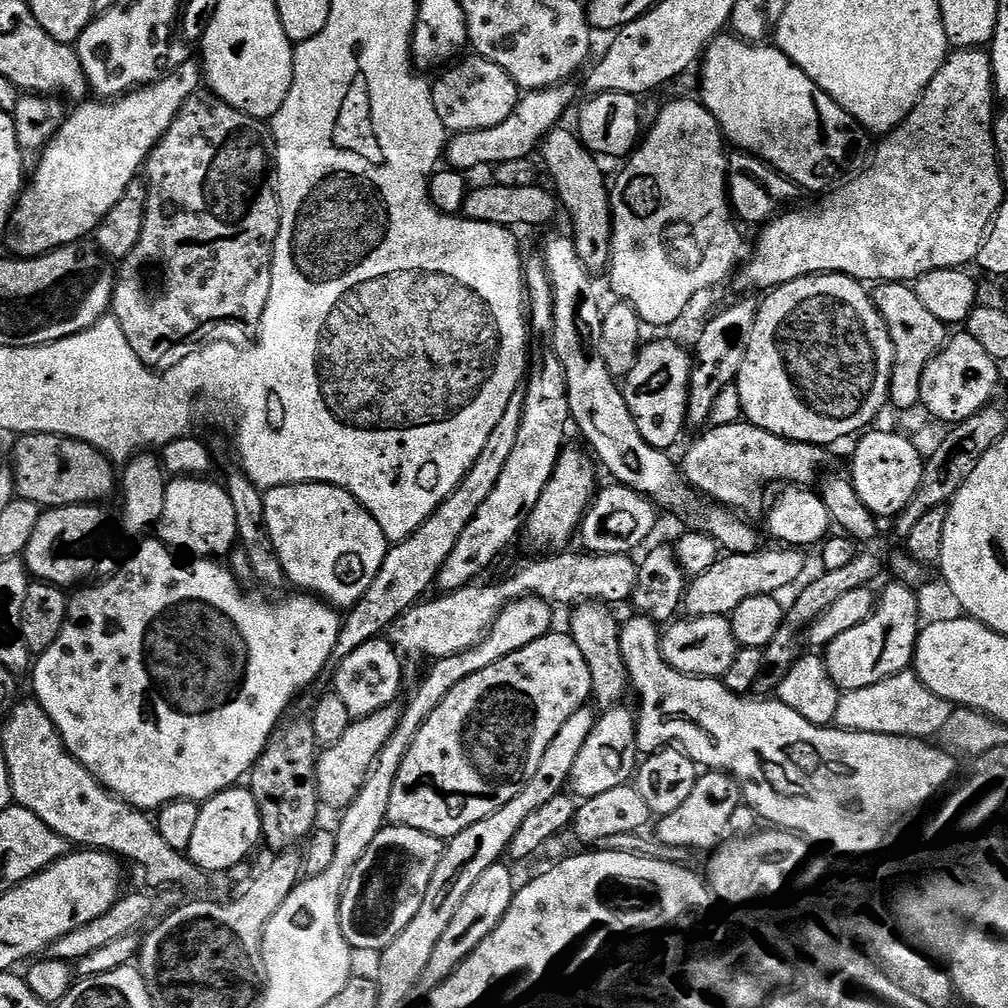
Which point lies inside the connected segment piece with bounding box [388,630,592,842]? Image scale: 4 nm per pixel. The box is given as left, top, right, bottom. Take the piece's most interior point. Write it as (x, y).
(483, 742)

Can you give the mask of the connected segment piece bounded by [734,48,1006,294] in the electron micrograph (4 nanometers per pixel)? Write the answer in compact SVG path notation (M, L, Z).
M962 48L953 51L944 61L942 70L938 70L938 74L934 74L934 82L930 82L930 86L926 86L922 98L914 106L912 113L894 131L883 137L877 148L875 145L869 167L843 186L829 191L821 199L825 200L817 208L812 208L809 212L781 211L759 229L761 232L760 237L756 240L756 249L753 252L751 249L750 255L743 261L739 271L735 273L734 281L736 280L737 290L740 291L740 294L752 294L752 291L763 293L765 290L778 287L779 284L794 282L803 276L819 276L830 272L837 272L840 276L849 276L861 282L869 282L868 280L872 280L871 282L915 282L919 276L924 276L927 272L943 268L963 269L968 264L971 265L982 246L984 235L992 226L998 206L1006 199L1006 185L1000 177L1000 162L996 159L994 113L997 108L998 101L991 55L984 48Z

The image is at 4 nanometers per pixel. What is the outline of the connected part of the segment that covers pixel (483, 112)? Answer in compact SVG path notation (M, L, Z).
M473 55L471 59L461 59L453 63L444 70L449 72L442 73L432 84L434 110L438 110L442 126L452 134L486 130L490 126L498 126L498 122L506 122L506 118L510 118L522 95L521 89L516 87L510 74L506 74L502 66L483 60L477 55Z

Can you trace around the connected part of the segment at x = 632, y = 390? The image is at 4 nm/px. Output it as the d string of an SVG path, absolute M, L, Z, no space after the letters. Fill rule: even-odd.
M656 340L653 344L645 343L640 349L640 357L634 362L634 370L623 381L622 391L626 398L626 406L630 406L630 414L634 414L634 422L638 426L638 434L650 446L672 450L684 432L684 424L688 419L688 392L690 391L690 378L692 377L693 357L680 344L672 340Z

